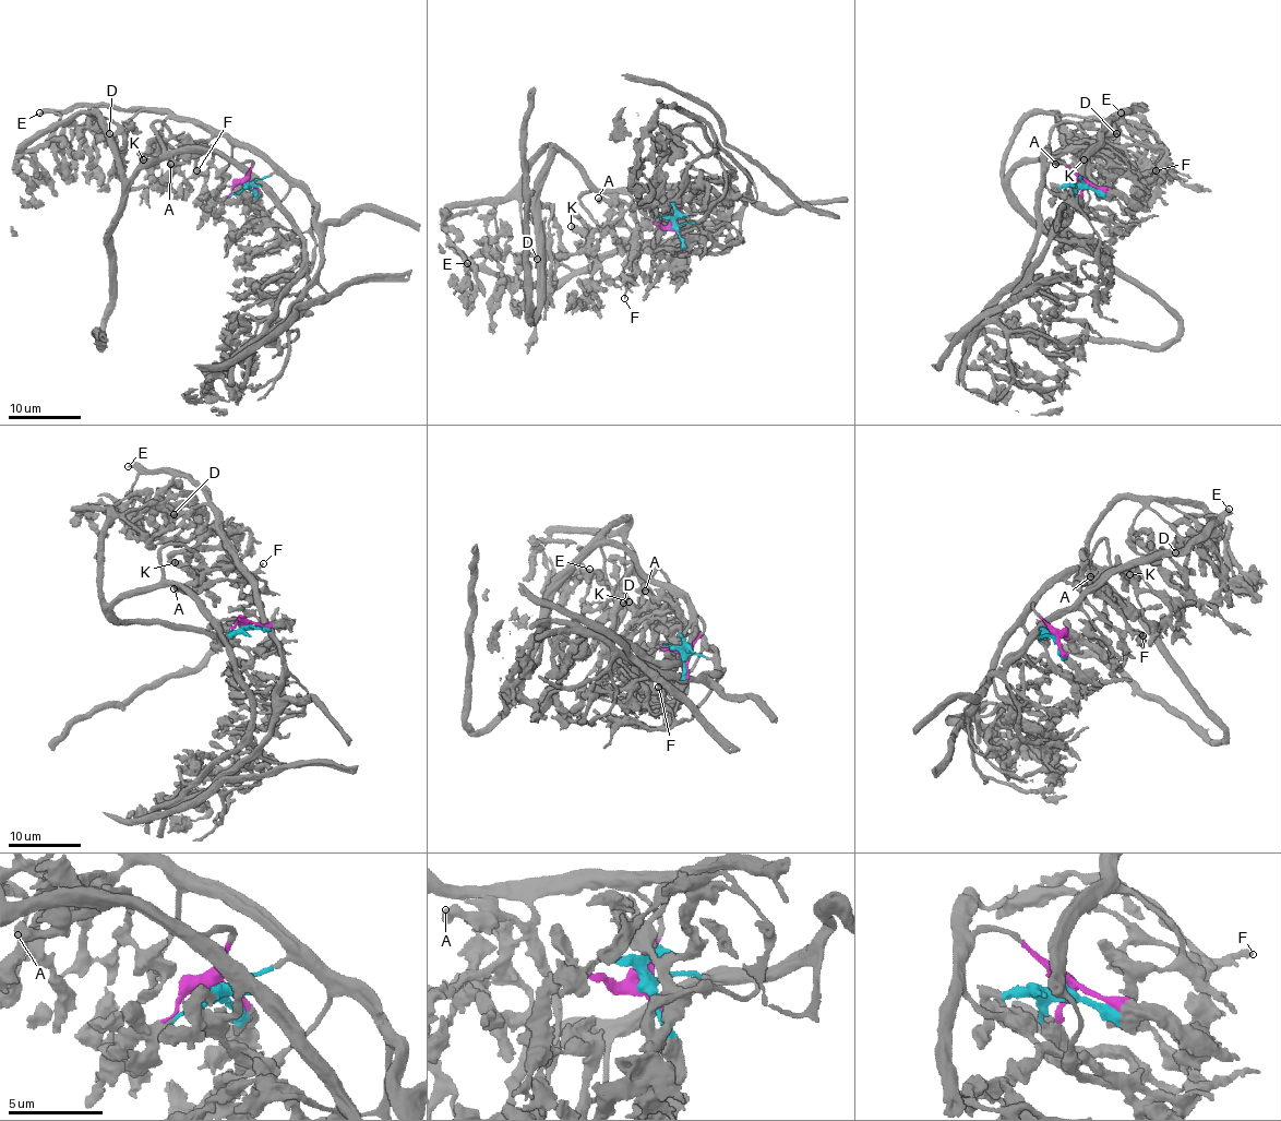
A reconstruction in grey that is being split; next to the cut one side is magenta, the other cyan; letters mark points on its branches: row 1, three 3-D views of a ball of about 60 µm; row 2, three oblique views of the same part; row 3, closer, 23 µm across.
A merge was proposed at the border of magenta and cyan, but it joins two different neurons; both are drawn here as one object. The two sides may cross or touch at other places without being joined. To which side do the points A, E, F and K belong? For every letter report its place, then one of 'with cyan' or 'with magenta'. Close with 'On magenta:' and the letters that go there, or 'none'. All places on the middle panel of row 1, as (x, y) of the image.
A: place (598, 198); with magenta
E: place (467, 263); with cyan
F: place (624, 298); with cyan
K: place (571, 226); with magenta
On magenta: A, K

